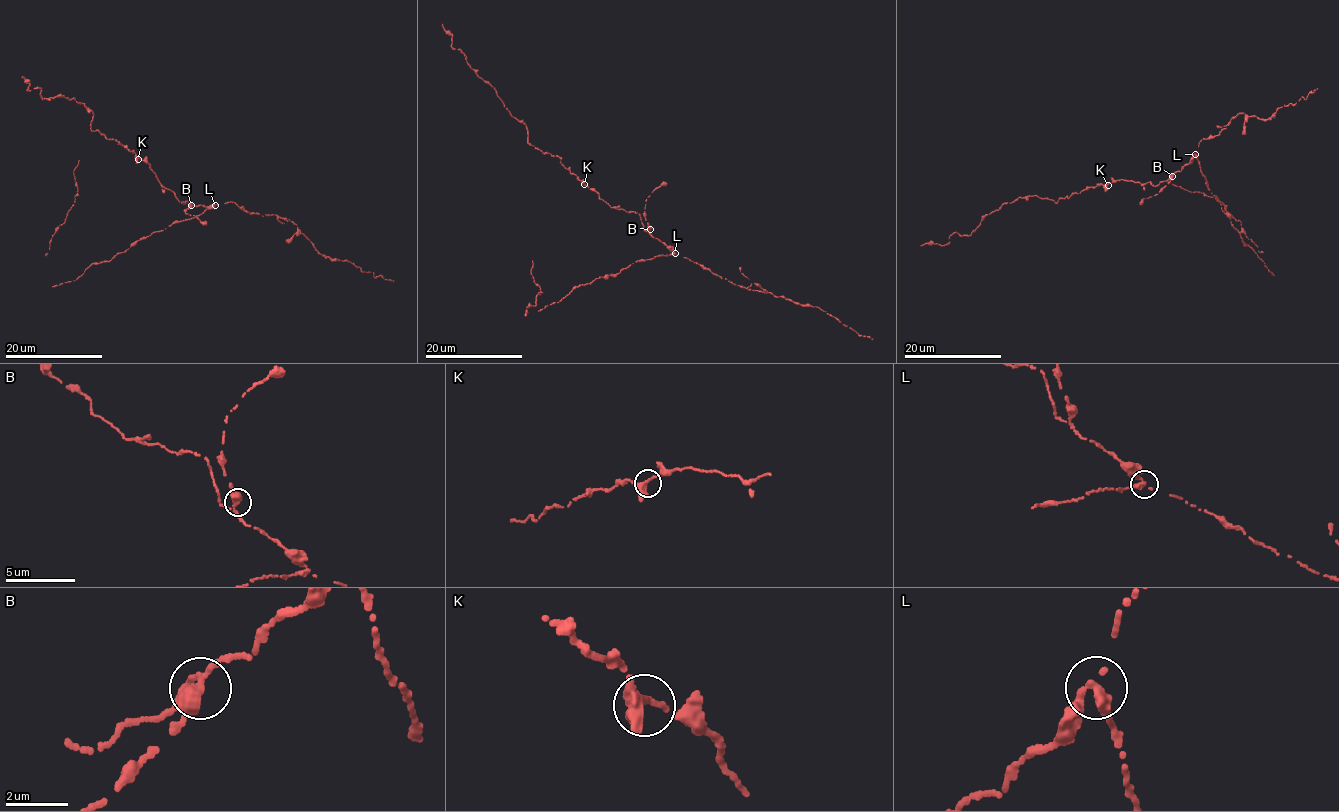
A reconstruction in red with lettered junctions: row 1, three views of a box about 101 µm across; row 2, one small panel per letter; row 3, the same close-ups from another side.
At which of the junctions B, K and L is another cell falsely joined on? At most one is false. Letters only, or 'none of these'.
L

